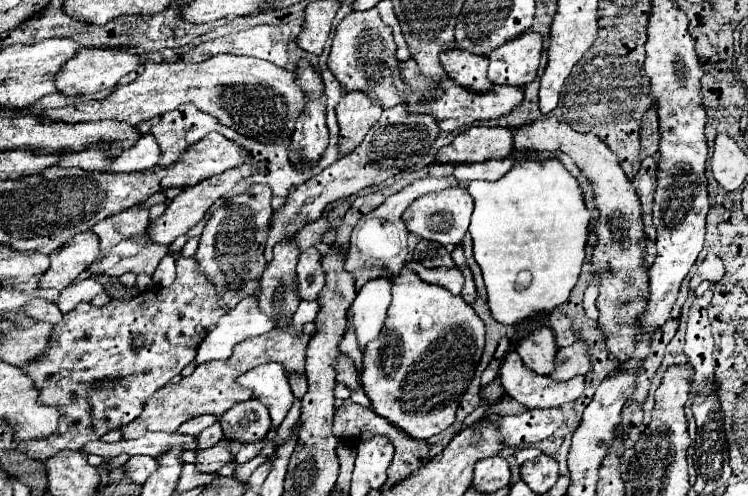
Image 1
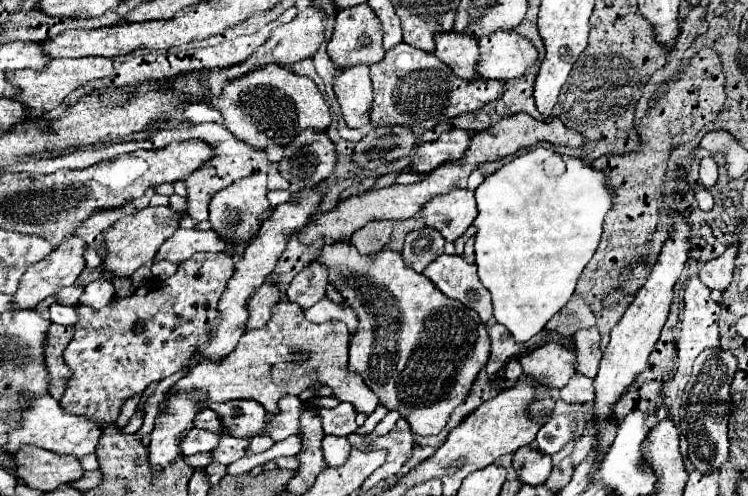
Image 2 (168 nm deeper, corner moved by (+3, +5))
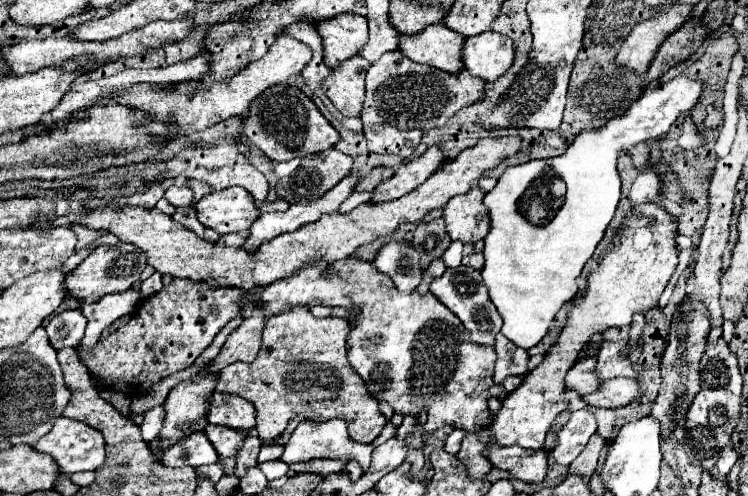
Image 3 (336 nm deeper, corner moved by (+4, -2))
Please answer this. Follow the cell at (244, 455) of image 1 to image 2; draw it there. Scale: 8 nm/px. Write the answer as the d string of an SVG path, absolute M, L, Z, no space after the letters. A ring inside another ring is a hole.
M253 436L251 438L251 444L247 448L247 454L259 454L259 452L265 452L273 446L275 442L269 438L269 436Z

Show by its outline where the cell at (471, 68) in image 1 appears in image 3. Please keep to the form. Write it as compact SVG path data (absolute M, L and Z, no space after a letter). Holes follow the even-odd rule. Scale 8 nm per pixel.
M442 23L426 27L416 37L400 35L400 51L404 51L408 59L416 63L426 63L452 75L456 75L464 67L460 61L462 47L464 37L450 31Z

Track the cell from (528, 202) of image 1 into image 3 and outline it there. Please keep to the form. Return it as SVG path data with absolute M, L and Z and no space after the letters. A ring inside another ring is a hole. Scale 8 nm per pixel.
M684 73L660 87L650 85L622 117L610 119L600 129L582 131L568 147L568 153L560 157L534 159L522 165L508 167L498 179L496 187L490 193L486 193L484 205L490 215L490 231L484 237L482 281L488 287L492 303L496 305L498 313L504 319L502 325L504 337L508 337L512 343L516 343L522 349L530 349L542 341L556 313L562 309L562 305L574 299L578 291L576 277L580 275L586 261L592 257L596 245L604 237L604 231L616 213L616 207L620 203L620 175L616 171L618 155L640 141L650 141L664 135L670 129L670 125L678 119L678 115L686 113L690 107L698 103L700 91L702 91L700 81L690 79ZM556 179L564 179L566 183L566 195L562 205L550 195L550 185Z

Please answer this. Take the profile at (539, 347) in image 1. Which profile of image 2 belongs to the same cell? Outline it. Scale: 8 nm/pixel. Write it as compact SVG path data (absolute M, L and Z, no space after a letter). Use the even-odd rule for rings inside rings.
M547 344L529 352L527 356L521 356L519 362L529 378L543 380L551 388L563 388L575 372L577 356L573 350L559 344Z

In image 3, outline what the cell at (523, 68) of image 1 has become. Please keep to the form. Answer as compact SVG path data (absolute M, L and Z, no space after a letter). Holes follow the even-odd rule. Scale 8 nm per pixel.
M486 31L482 35L466 39L462 63L470 75L480 77L484 81L496 81L512 67L514 55L516 47L512 39L496 31Z

